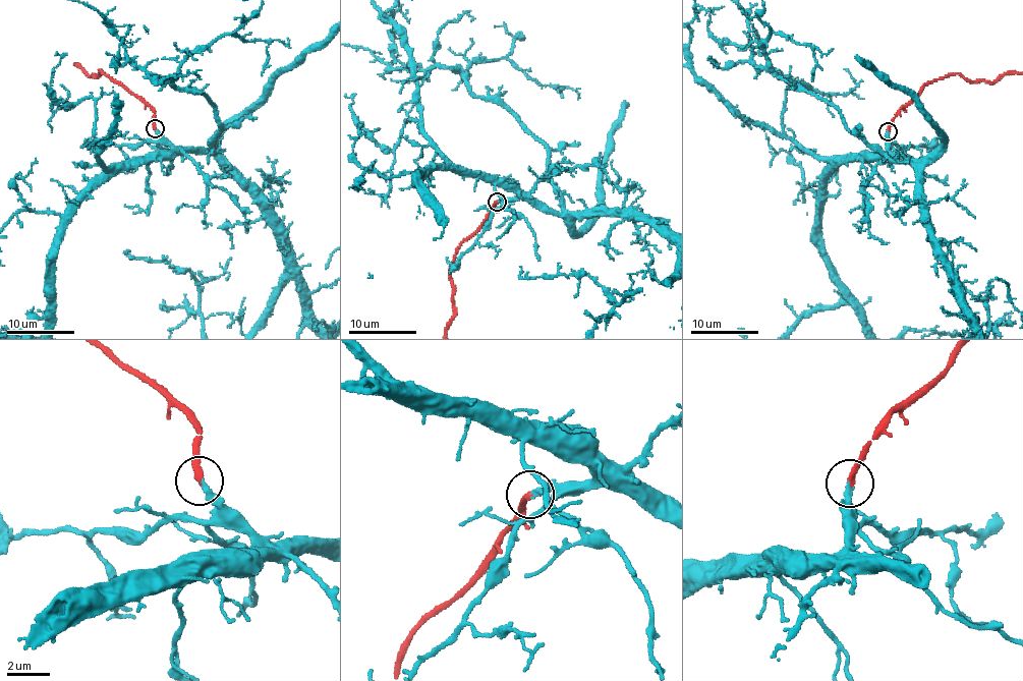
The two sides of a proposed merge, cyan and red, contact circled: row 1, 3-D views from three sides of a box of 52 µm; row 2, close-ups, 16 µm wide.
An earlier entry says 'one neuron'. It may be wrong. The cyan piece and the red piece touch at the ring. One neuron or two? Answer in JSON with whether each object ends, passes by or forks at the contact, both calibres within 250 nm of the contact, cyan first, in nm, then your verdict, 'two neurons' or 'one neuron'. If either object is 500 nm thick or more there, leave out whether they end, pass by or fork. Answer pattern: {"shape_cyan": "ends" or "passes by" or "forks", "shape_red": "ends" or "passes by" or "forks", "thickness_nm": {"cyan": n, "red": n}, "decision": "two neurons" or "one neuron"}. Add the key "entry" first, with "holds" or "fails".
{"entry": "holds", "shape_cyan": "ends", "shape_red": "ends", "thickness_nm": {"cyan": 220, "red": 300}, "decision": "one neuron"}

